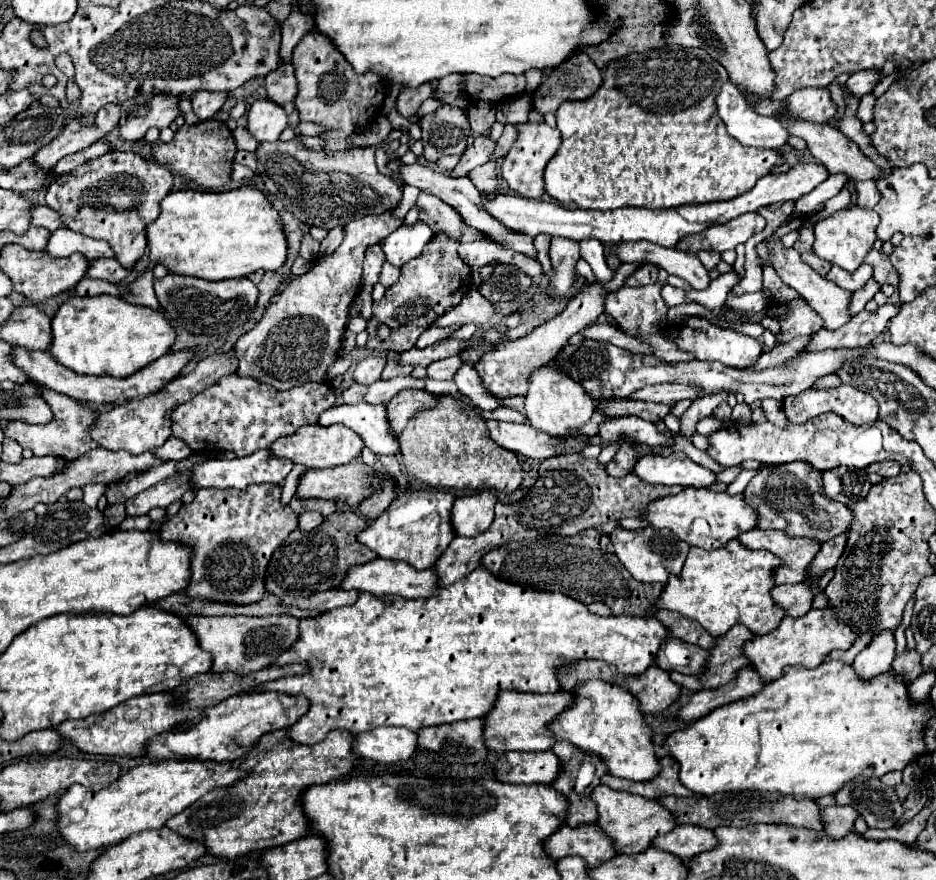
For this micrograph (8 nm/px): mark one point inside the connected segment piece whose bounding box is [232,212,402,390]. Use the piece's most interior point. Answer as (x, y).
(299, 336)

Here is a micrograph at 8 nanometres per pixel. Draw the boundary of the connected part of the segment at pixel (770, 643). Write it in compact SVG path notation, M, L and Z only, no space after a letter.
M822 608L822 610L810 610L802 618L784 616L784 620L774 632L764 636L754 636L752 640L748 640L742 648L742 654L748 658L750 666L758 672L758 676L764 682L770 682L782 676L782 670L786 666L814 668L822 664L832 650L848 650L854 644L854 640L856 640L854 630L848 624L840 622L834 616L832 608Z

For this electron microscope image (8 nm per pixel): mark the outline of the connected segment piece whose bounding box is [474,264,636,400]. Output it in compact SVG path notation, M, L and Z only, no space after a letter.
M622 264L610 282L598 282L592 288L578 294L558 316L554 316L554 320L548 320L546 324L534 328L534 332L530 332L518 340L504 340L502 344L494 346L494 350L484 352L482 358L474 364L482 384L494 396L498 396L498 400L504 400L510 396L524 396L528 382L530 382L530 372L550 364L552 358L560 352L560 348L568 342L568 338L572 334L580 332L586 324L594 322L604 312L604 290L620 288L624 284L626 276L630 276L634 272L634 268L636 268L636 264Z

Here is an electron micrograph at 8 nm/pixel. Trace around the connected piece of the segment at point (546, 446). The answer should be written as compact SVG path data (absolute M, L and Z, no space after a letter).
M486 420L490 438L516 454L522 454L526 458L544 460L550 456L556 456L564 450L564 440L546 436L544 432L538 432L530 428L530 424L514 424L514 422L500 422L500 420Z

